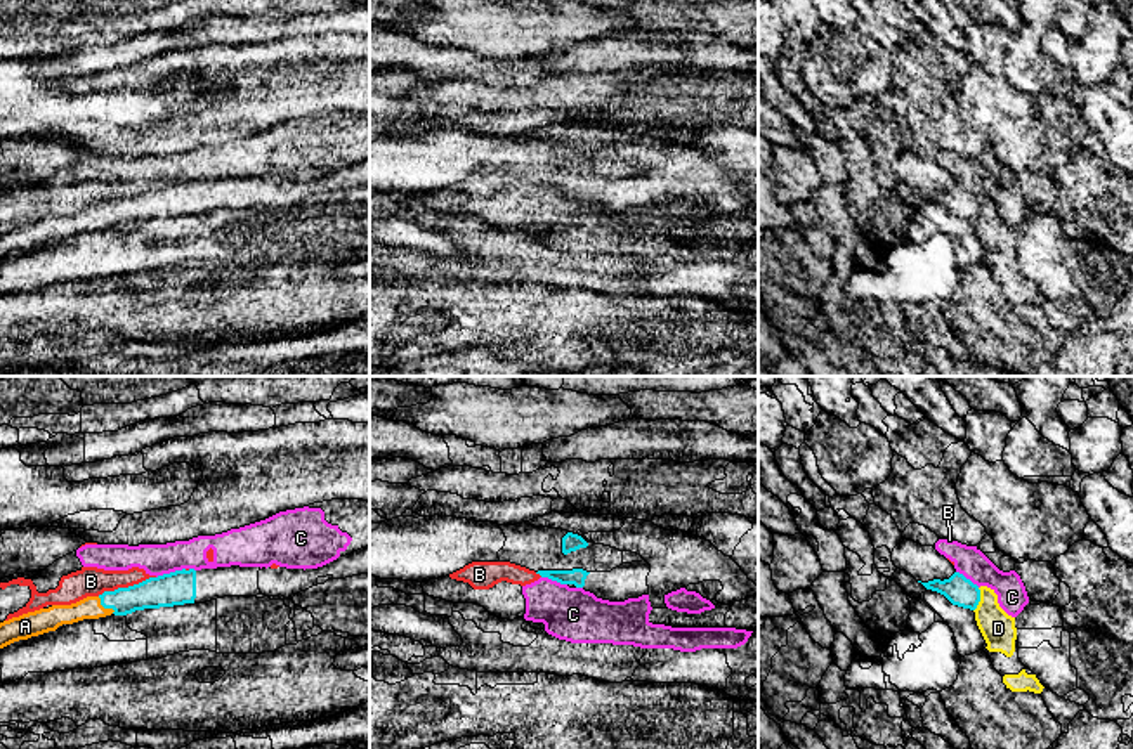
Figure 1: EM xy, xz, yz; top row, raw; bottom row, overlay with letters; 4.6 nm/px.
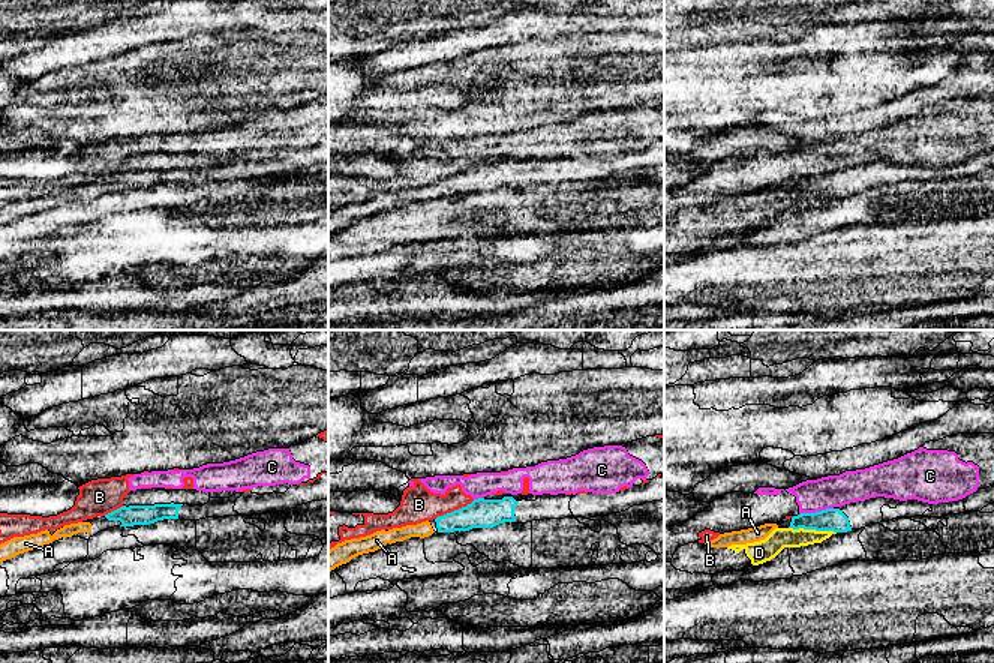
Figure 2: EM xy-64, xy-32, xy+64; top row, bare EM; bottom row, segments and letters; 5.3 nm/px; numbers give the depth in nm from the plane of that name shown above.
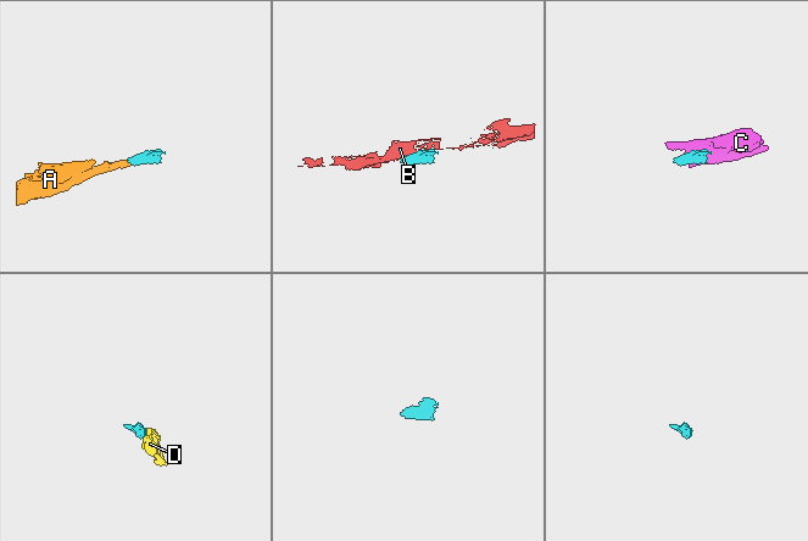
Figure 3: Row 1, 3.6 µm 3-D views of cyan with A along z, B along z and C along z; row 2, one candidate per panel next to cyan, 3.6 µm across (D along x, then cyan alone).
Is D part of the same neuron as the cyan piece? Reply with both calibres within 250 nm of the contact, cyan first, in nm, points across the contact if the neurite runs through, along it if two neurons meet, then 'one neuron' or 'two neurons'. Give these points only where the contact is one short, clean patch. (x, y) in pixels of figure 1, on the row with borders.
calibres 140 and 160 nm; border yz (979, 588), (979, 604), (974, 611); two neurons

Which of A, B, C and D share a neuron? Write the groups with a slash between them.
A / B C / D

